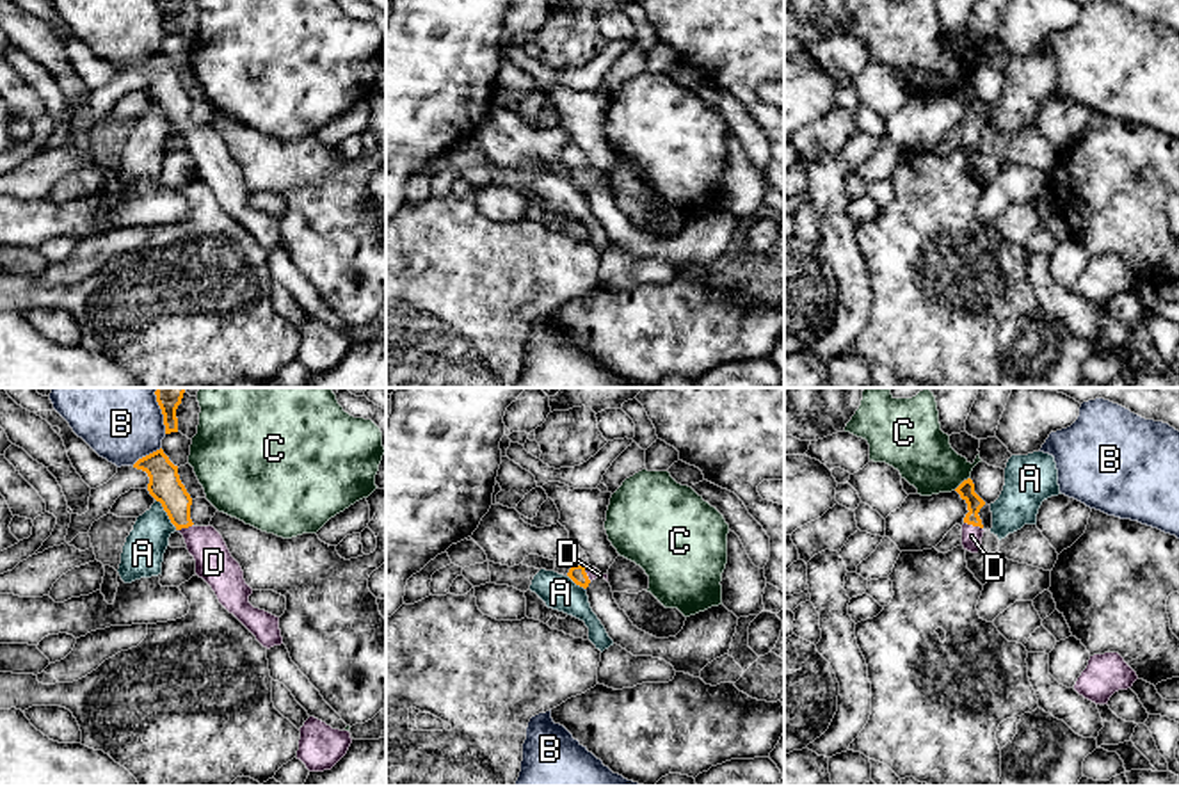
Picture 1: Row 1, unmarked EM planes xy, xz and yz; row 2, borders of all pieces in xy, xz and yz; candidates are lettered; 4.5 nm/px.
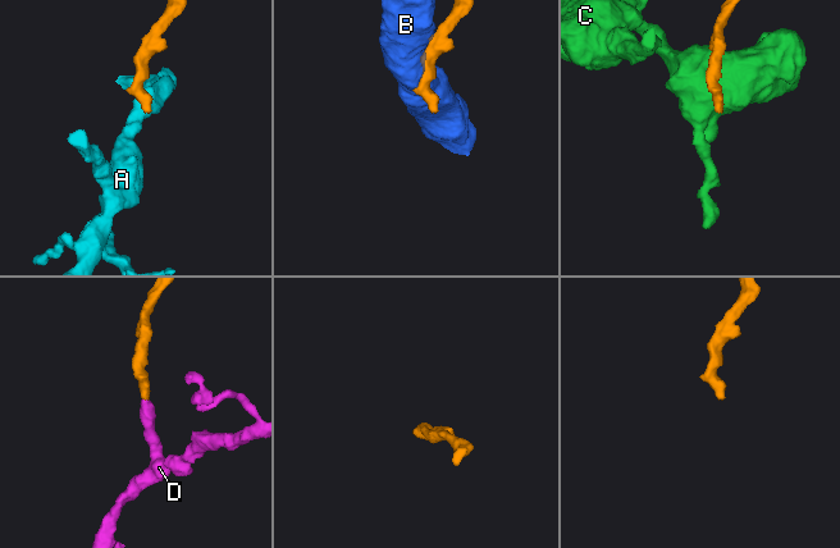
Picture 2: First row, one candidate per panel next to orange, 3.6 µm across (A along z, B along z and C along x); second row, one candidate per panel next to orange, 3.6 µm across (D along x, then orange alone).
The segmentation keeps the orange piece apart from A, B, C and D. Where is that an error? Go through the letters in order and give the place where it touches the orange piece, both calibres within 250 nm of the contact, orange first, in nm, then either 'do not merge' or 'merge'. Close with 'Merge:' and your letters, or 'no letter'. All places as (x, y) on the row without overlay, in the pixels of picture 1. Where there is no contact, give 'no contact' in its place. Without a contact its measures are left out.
A: xy (168, 116) | 150/190 nm | do not merge
B: xy (146, 57) | 150/300 nm | do not merge
C: yz (962, 84) | 80/280 nm | do not merge
D: yz (973, 127) | 80/100 nm | merge
Merge: D

